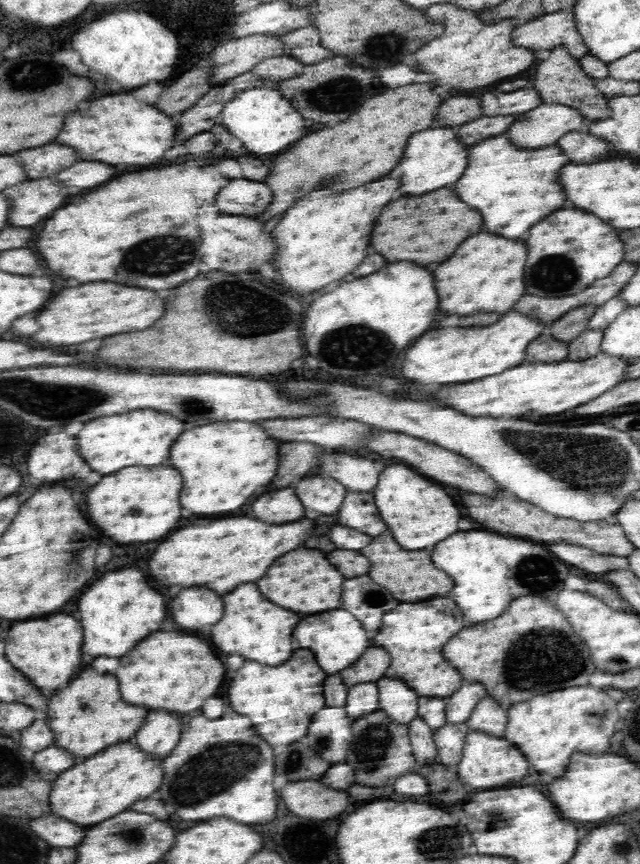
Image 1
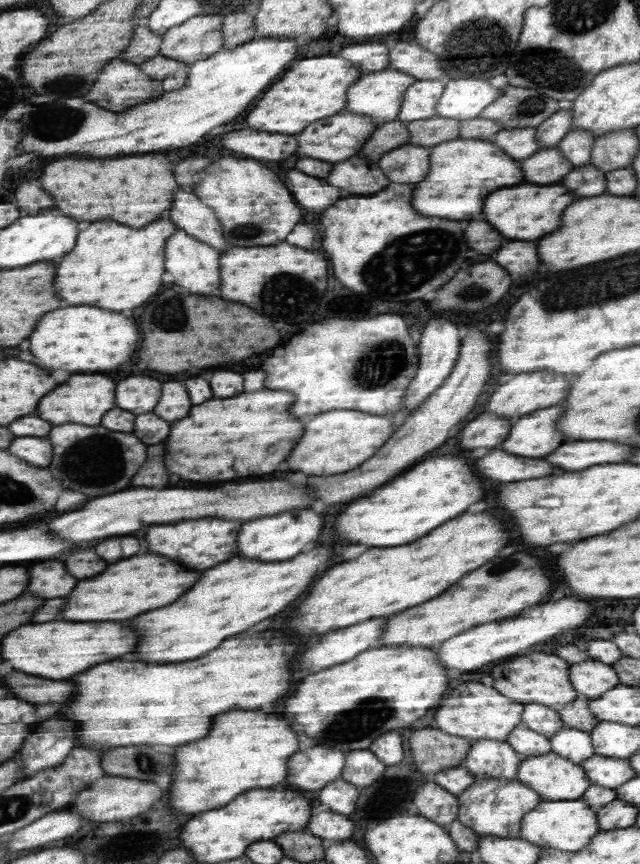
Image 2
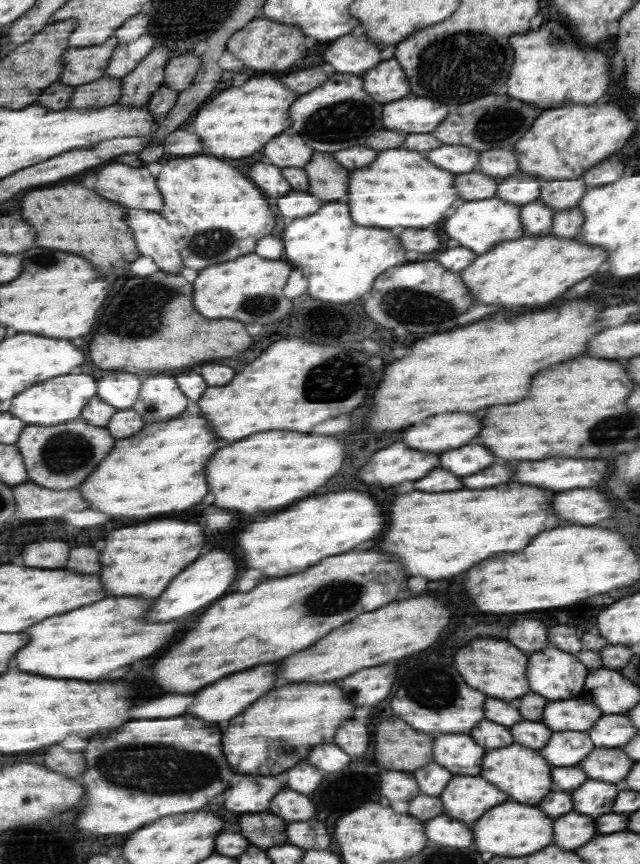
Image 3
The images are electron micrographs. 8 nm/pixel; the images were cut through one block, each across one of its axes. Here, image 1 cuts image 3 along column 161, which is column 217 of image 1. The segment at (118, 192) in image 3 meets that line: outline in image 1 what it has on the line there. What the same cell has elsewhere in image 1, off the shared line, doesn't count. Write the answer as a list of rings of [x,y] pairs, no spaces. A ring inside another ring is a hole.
[[[232,178],[228,180],[228,184],[218,192],[216,196],[216,208],[222,212],[234,212],[240,216],[254,217],[264,212],[264,208],[268,206],[266,200],[270,200],[270,188],[266,188],[266,184],[256,182],[256,180],[246,180],[246,178]]]

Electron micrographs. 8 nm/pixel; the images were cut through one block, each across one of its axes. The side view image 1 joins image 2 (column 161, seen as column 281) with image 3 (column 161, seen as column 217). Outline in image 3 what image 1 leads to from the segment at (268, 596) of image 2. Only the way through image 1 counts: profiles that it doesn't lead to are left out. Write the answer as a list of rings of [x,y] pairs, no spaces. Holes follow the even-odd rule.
[[[106,598],[96,604],[82,606],[74,612],[42,620],[24,634],[28,636],[26,648],[18,650],[14,664],[20,672],[38,676],[72,678],[72,680],[96,680],[108,672],[132,664],[140,658],[156,654],[162,646],[170,644],[182,630],[180,622],[170,624],[146,624],[142,622],[146,600],[138,598]]]

